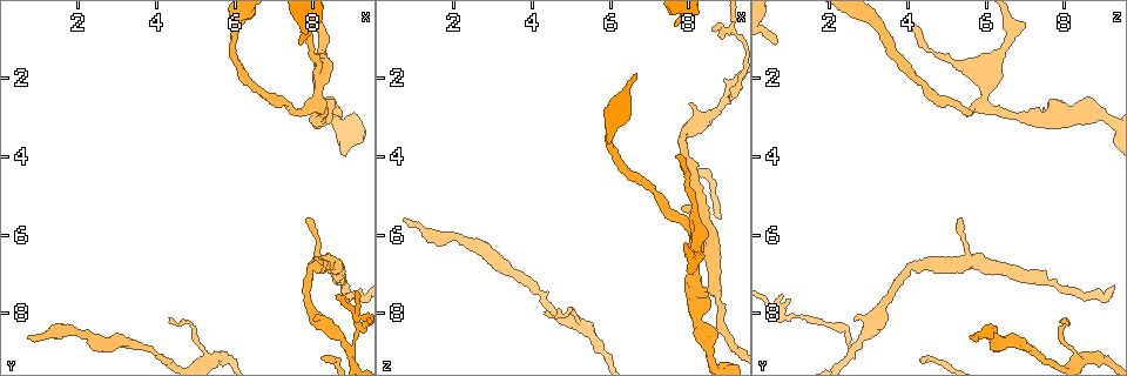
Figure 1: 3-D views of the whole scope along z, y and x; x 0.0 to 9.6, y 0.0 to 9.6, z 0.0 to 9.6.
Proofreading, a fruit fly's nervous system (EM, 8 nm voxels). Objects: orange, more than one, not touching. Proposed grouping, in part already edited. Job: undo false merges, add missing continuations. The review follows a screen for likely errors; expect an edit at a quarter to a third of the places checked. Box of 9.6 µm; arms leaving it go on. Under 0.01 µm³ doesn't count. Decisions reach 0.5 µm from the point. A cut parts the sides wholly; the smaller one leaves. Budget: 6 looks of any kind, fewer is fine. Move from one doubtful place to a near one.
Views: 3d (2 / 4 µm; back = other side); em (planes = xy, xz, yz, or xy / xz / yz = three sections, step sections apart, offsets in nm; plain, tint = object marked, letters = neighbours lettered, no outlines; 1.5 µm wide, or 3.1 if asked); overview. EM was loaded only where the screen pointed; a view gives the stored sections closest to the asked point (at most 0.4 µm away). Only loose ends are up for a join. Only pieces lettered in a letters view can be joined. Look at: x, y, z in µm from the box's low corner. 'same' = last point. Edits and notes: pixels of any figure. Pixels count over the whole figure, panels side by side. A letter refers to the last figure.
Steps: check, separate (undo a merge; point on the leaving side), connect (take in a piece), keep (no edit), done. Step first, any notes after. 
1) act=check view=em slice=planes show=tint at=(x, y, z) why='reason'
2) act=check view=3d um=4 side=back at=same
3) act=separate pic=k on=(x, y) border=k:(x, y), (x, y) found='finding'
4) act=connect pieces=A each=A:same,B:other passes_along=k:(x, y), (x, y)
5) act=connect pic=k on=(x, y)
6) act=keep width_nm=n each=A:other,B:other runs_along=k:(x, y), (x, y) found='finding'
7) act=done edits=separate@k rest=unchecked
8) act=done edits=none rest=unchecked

act=check view=3d um=2 at=(8.20, 2.70, 6.00) why='three arms meet'

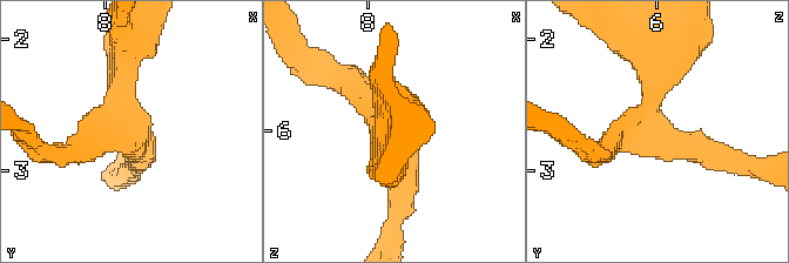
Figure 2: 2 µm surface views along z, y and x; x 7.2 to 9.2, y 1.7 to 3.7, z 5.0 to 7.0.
act=check view=em slice=planes show=tint at=(8.22, 2.76, 5.96) arms=3 arm_widths_nm=170,190,200

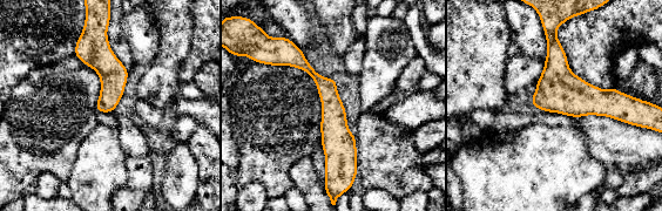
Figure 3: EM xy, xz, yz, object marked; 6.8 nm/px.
act=check view=em slice=planes show=letters at=same why='see the neighbours'

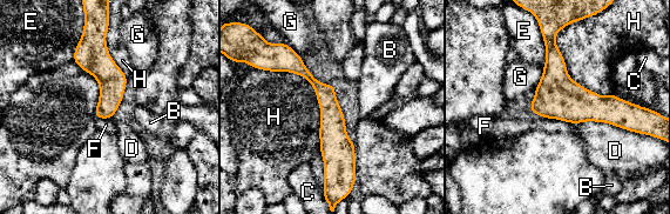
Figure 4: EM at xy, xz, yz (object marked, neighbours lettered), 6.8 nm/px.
act=keep width_nm=190 each=B:other,C:other,D:other,E:other,F:other,G:other,H:other border=4:(263, 69), (310, 84), (320, 148) found='continuous, no second neuron'

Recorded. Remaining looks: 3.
act=check view=em slice=planes show=tint at=(8.65, 7.60, 0.85)

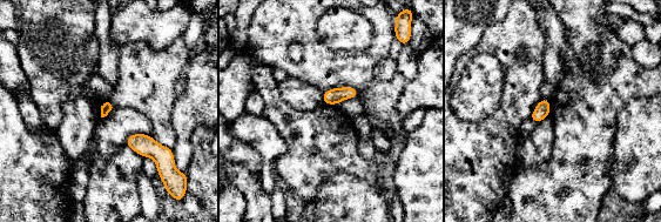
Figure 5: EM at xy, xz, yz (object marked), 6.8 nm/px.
act=check view=em slice=planes show=letters at=same

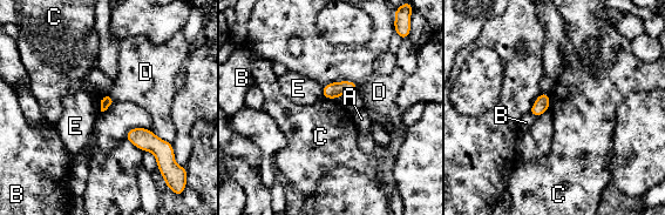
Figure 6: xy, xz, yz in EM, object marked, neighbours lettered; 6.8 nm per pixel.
act=keep each=A:other,B:other,C:other,D:other,E:other border=6:(106, 93), (102, 96), (100, 111) found='none of them fits'

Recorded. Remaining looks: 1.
act=done edits=none rest=unchecked

